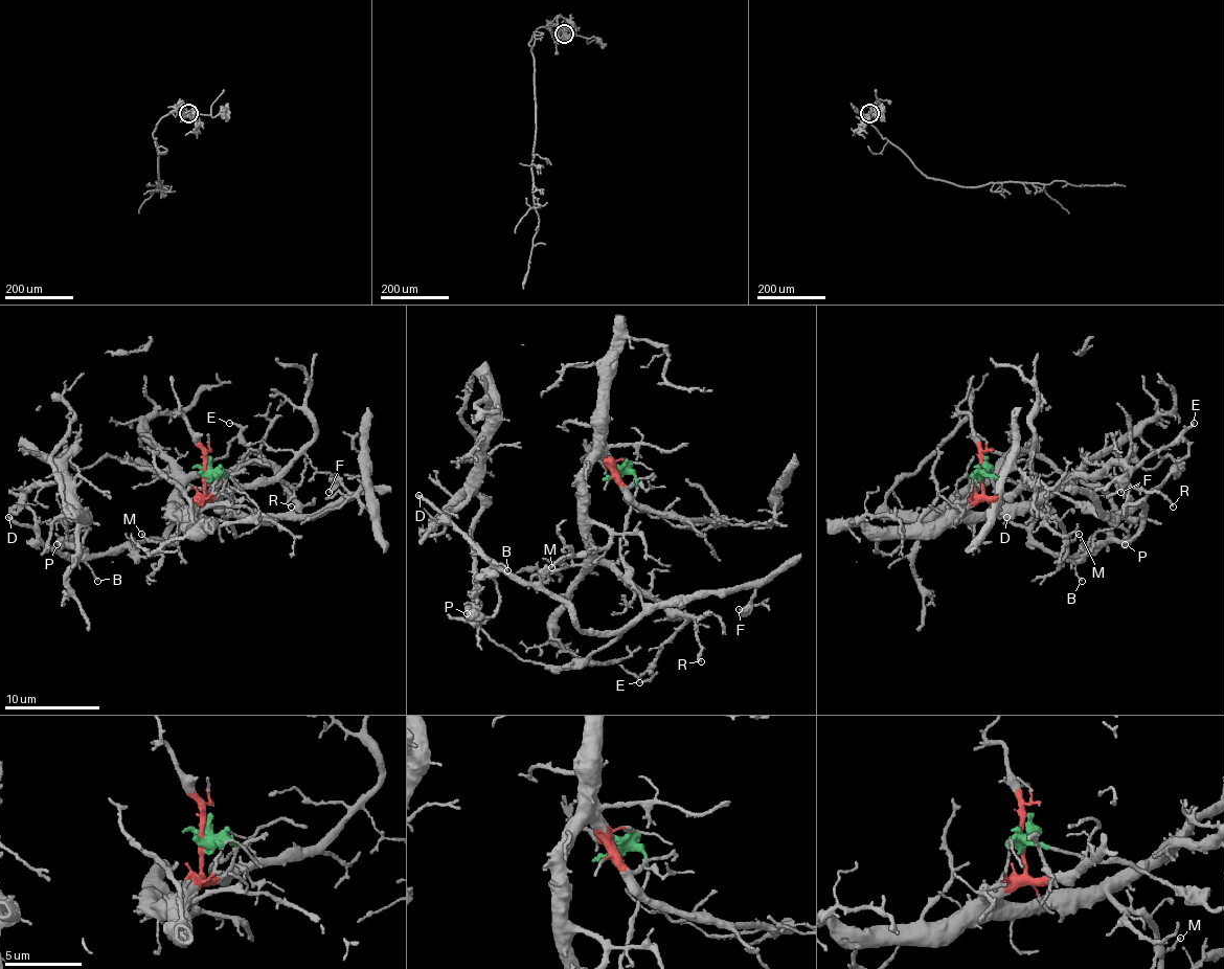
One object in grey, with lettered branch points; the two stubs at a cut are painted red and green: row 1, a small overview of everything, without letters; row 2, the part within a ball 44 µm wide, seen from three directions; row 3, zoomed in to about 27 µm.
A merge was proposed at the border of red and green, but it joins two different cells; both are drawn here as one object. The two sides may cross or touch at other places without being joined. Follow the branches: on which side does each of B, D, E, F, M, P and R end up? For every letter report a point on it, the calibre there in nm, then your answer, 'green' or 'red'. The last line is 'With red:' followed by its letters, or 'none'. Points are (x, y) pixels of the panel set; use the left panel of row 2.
B: at (97, 581); 120 nm thick; green
D: at (8, 517); 320 nm thick; green
E: at (229, 423); 150 nm thick; red
F: at (329, 492); 240 nm thick; green
M: at (141, 534); 160 nm thick; red
P: at (57, 544); 360 nm thick; green
R: at (291, 506); 140 nm thick; red
With red: E, M, R

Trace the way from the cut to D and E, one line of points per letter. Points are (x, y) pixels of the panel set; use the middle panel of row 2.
D: (615, 469), (636, 486), (619, 559), (643, 608), (613, 632), (584, 632), (561, 602), (516, 582), (418, 495)
E: (615, 469), (598, 456), (589, 466), (587, 544), (684, 617), (684, 625), (662, 647), (651, 677), (638, 682)

